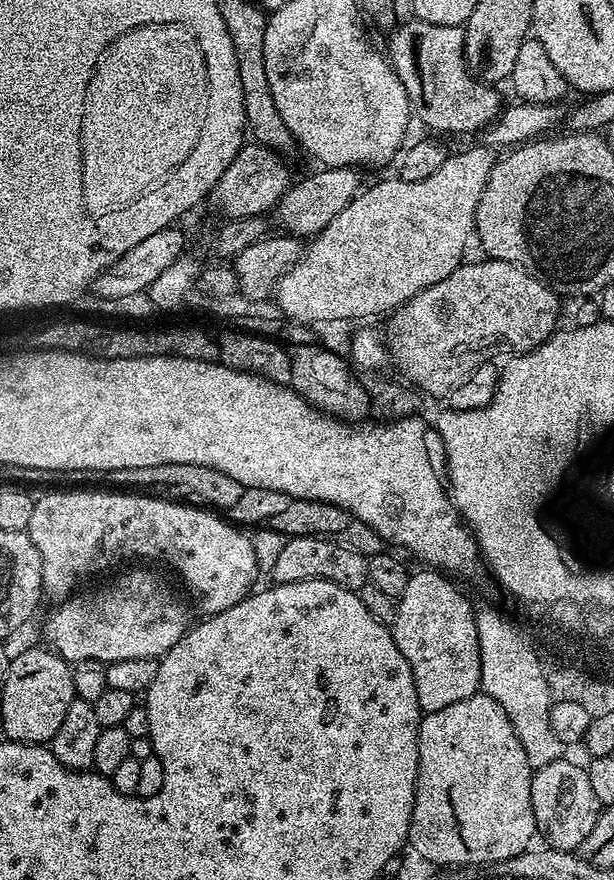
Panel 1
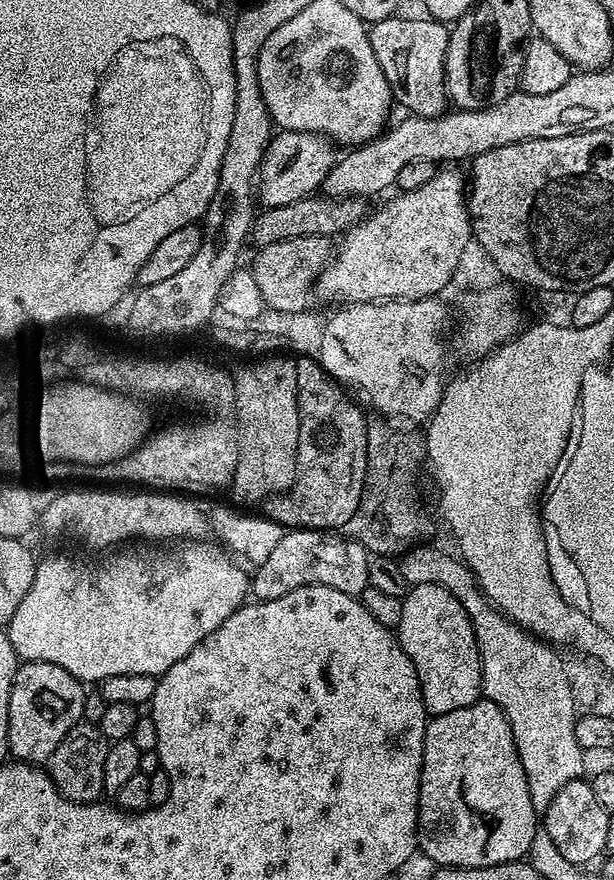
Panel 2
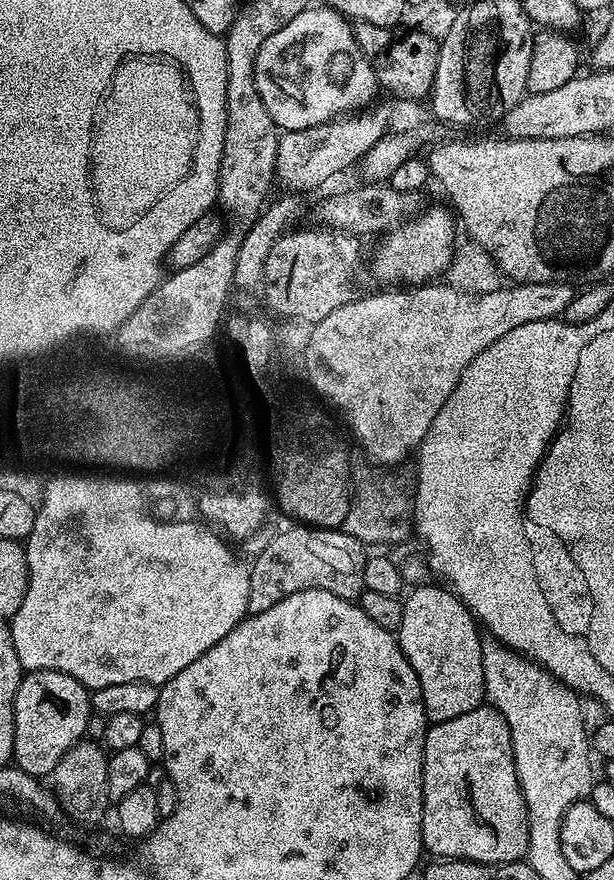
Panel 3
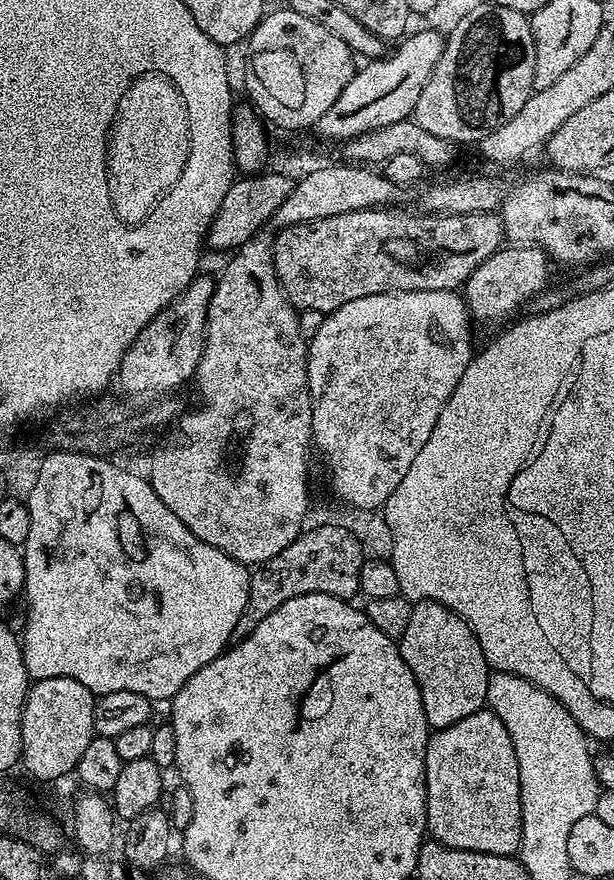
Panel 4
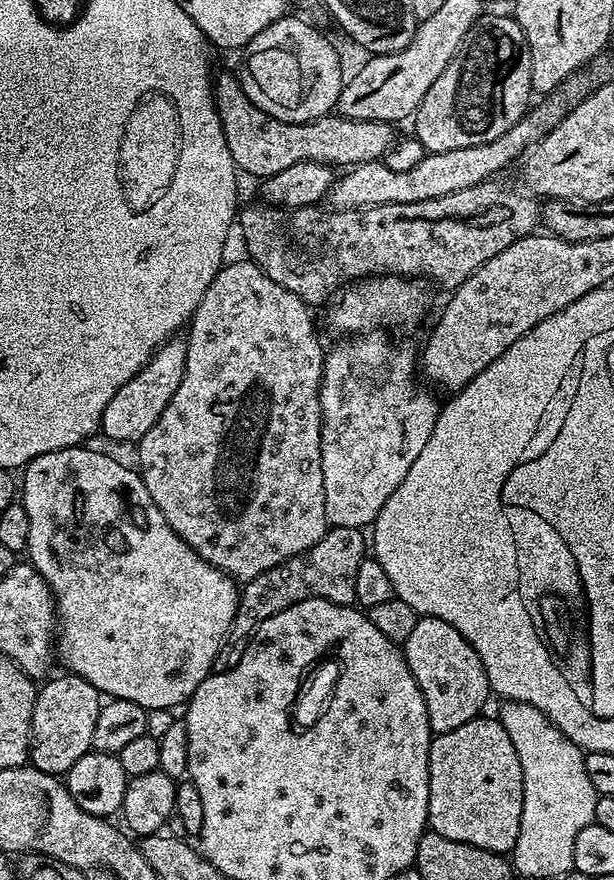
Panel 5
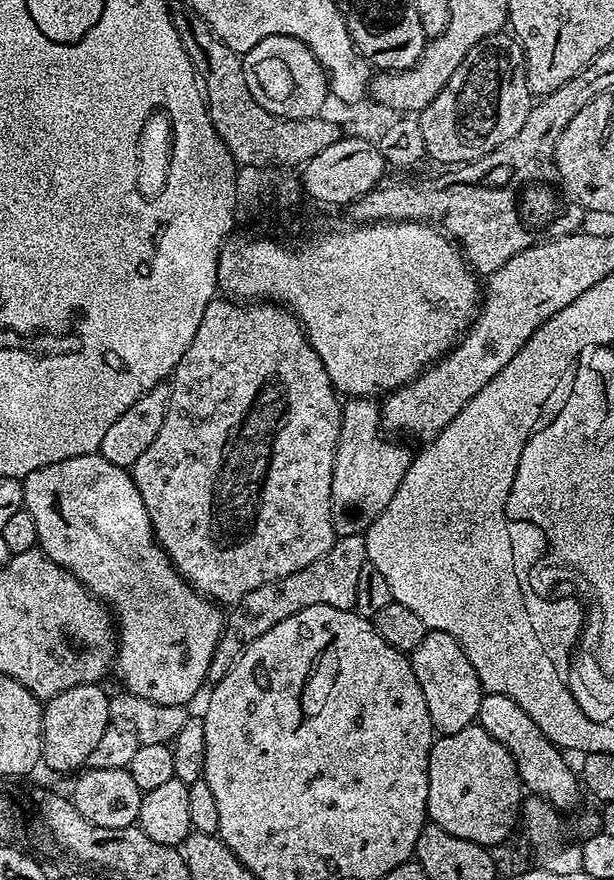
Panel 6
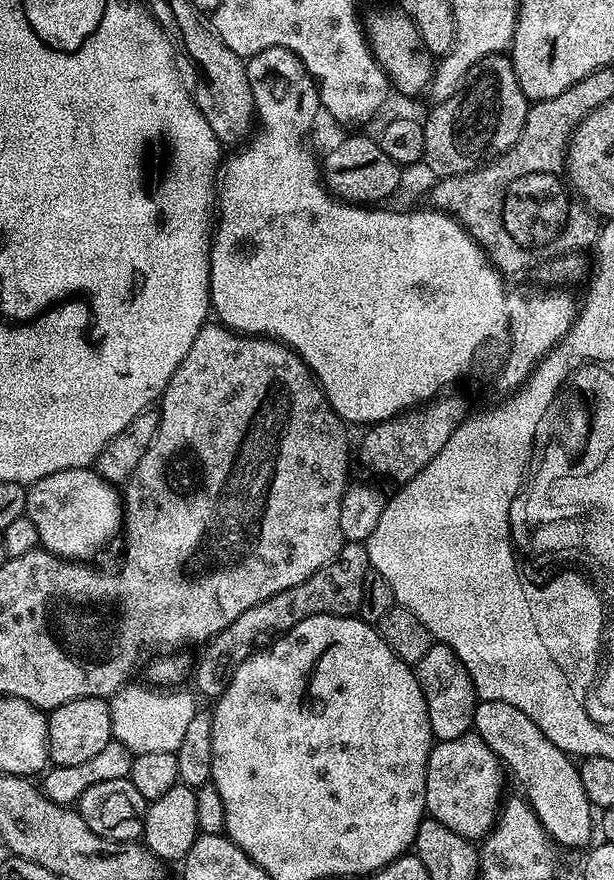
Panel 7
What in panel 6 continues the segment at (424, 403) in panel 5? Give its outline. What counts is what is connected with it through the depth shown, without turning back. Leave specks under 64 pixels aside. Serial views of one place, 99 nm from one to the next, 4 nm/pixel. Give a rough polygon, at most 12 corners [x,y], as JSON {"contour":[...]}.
{"contour":[[375,401],[343,405],[331,478],[337,536],[366,532],[412,457]]}

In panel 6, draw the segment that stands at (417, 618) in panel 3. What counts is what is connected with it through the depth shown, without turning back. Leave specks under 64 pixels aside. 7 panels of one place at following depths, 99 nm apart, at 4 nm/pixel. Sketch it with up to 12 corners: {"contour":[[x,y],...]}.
{"contour":[[425,631],[410,654],[439,735],[477,723],[485,691],[466,650]]}

